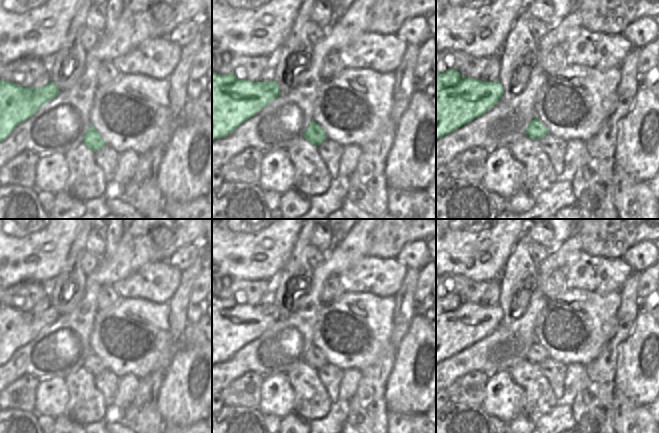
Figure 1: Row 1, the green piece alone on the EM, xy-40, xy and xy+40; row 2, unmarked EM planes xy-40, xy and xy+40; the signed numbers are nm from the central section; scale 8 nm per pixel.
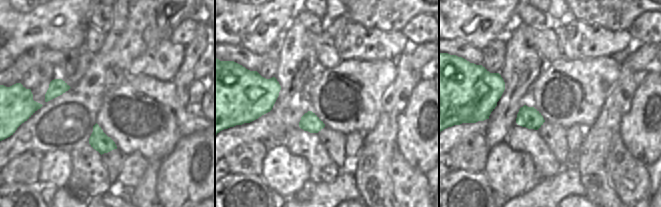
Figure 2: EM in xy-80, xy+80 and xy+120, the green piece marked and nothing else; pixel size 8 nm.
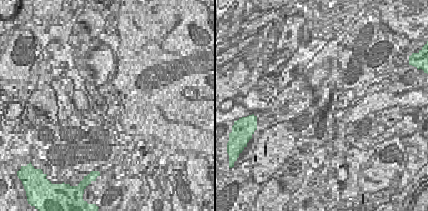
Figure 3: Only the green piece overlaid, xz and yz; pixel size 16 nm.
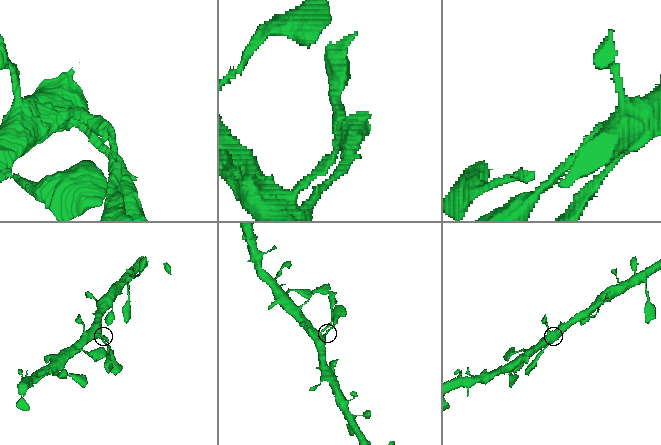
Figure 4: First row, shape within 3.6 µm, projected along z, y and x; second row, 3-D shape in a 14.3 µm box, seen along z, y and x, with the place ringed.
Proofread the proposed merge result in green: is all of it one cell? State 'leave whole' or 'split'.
leave whole

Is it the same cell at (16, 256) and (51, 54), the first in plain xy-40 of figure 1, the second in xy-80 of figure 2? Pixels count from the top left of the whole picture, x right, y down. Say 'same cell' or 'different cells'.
different cells

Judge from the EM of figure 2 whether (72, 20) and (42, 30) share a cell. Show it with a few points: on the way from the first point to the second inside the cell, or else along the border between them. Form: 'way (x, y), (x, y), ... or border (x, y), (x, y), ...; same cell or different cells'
way (65, 20), (52, 20), (49, 23); same cell

